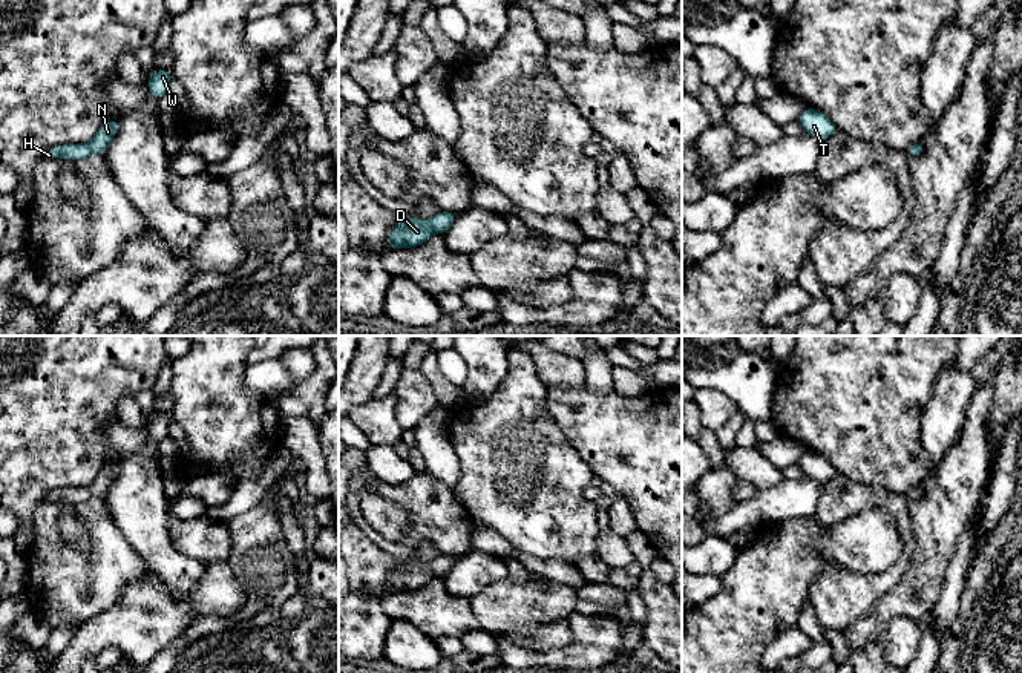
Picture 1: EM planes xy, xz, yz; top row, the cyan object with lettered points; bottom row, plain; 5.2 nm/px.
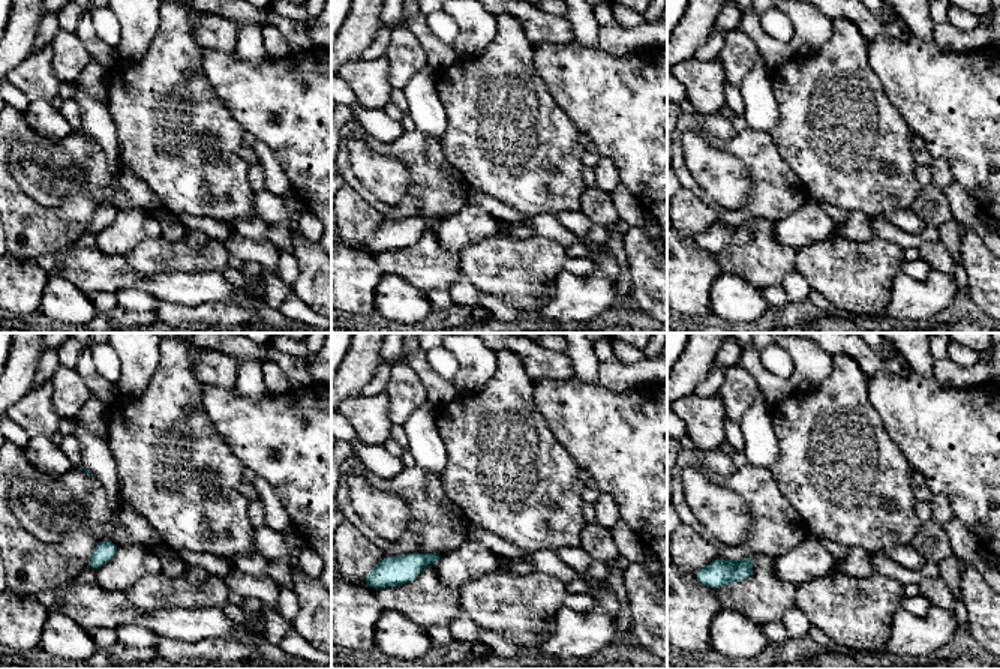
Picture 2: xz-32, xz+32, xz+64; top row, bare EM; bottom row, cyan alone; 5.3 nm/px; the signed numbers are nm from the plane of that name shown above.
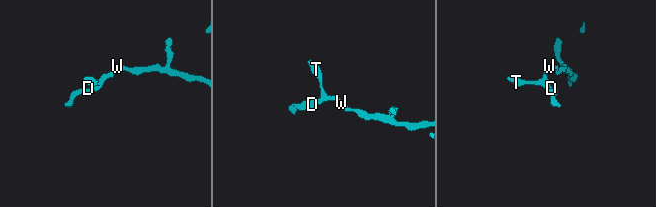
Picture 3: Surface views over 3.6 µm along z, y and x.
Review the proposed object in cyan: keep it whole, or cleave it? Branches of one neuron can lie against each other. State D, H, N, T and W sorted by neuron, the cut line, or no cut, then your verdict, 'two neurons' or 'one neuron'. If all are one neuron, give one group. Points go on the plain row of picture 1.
D H N T W; no cut; one neuron

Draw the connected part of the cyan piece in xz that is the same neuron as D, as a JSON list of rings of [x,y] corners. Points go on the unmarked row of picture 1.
[[[438,555],[431,564],[409,561],[395,569],[389,579],[391,593],[412,592],[426,586],[434,576],[443,578],[458,561],[458,556]]]

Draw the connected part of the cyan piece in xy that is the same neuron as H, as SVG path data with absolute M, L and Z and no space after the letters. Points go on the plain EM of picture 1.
M104 463L89 488L72 486L51 491L44 503L70 501L74 504L81 504L92 497L104 498L118 472L120 463Z

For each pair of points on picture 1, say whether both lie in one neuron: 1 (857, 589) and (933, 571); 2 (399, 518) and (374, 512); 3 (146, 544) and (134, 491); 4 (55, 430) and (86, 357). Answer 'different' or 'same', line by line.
1: different
2: same
3: same
4: same

